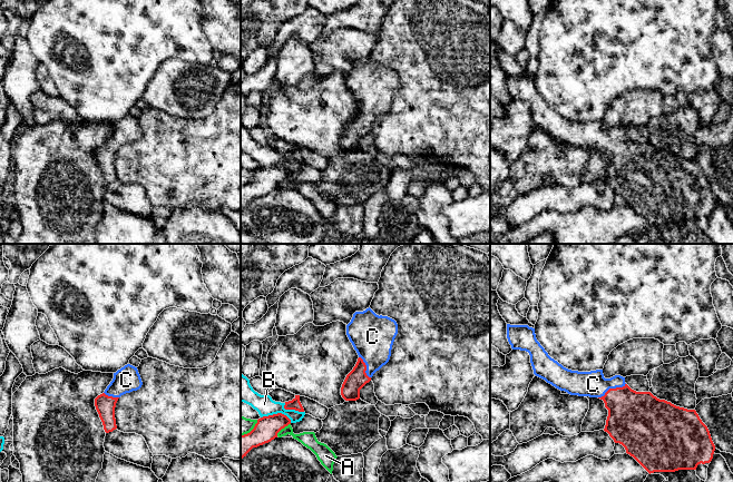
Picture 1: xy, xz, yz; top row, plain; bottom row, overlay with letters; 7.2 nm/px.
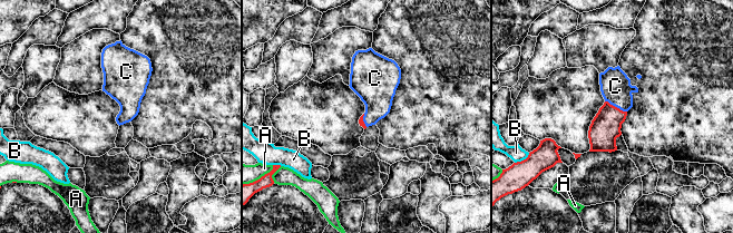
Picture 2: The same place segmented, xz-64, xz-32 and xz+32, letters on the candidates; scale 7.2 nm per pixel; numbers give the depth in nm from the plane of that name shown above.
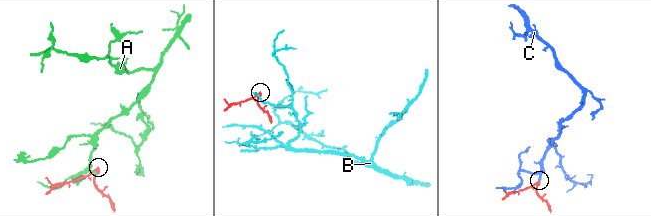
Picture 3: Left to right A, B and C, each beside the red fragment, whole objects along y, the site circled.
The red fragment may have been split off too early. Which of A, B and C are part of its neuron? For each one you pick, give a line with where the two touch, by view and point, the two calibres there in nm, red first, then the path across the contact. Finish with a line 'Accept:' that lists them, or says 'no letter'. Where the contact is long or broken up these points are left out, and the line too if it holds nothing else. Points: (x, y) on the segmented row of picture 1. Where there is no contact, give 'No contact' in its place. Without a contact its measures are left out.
C: Touches red at yz (612, 389). Thickness 360 nm (red) against 190 nm. Path across: yz (633, 415), (612, 389), (603, 389), (593, 384)
Accept: C

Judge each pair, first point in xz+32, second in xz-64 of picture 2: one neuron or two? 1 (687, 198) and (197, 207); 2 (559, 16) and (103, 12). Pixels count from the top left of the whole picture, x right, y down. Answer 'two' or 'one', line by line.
1: two
2: two

